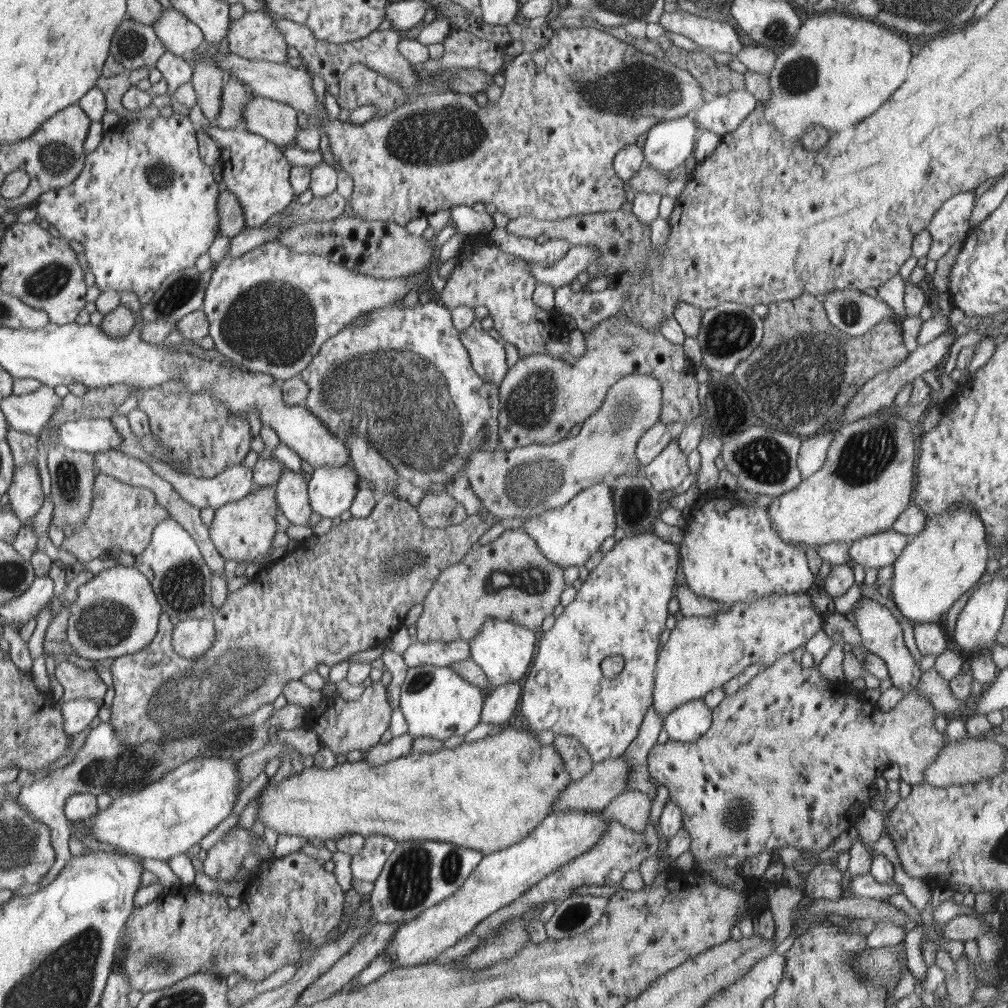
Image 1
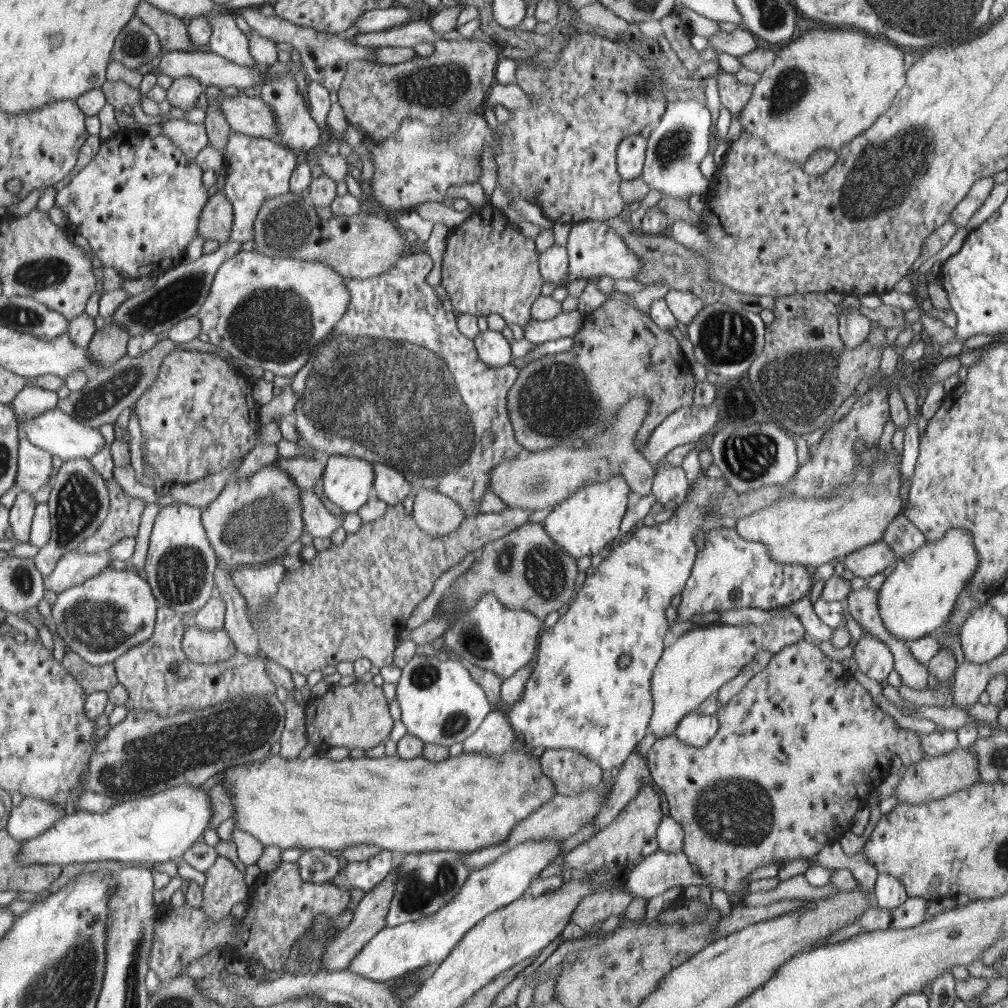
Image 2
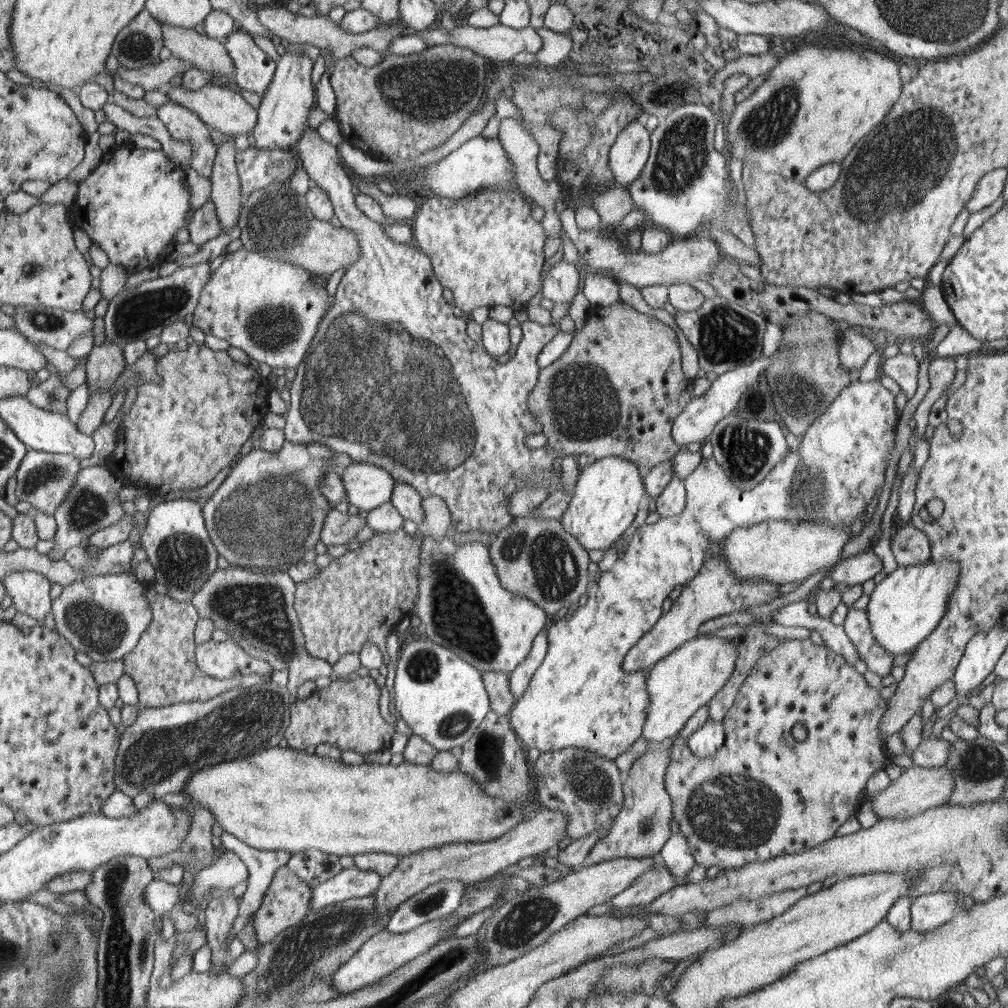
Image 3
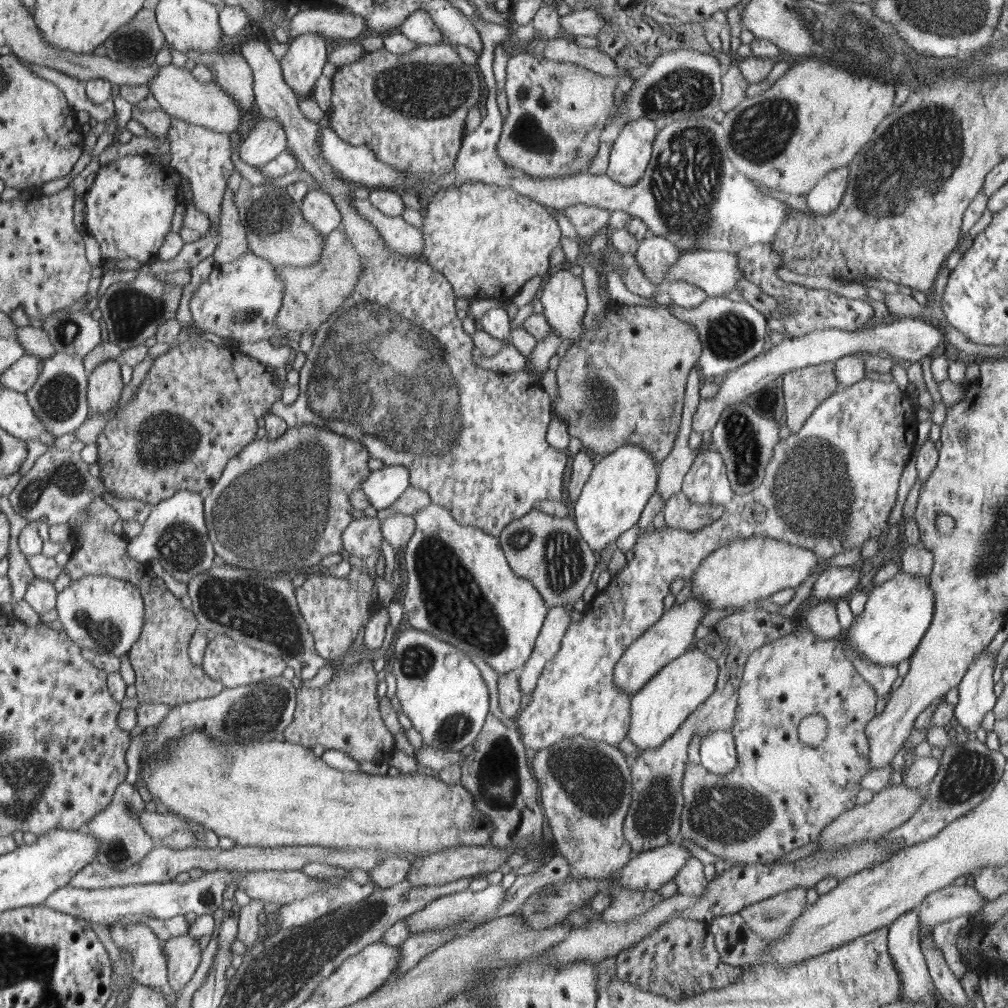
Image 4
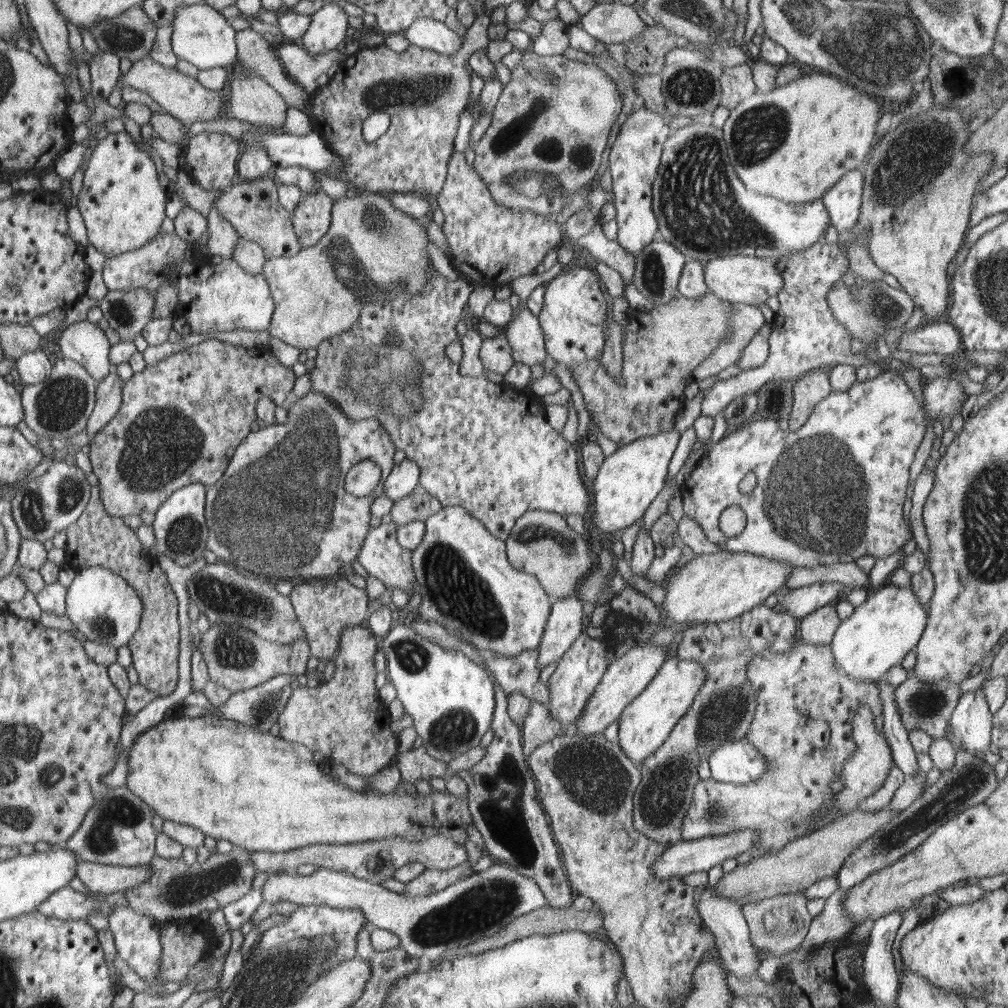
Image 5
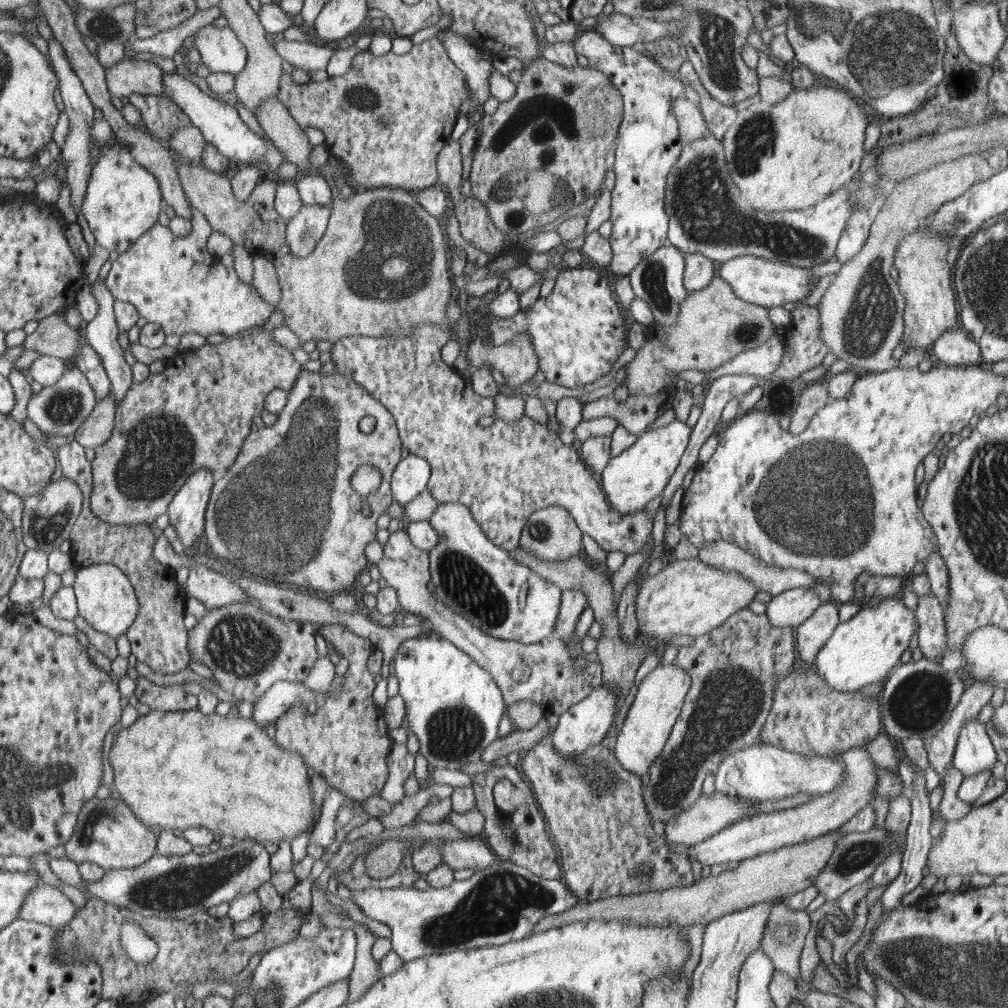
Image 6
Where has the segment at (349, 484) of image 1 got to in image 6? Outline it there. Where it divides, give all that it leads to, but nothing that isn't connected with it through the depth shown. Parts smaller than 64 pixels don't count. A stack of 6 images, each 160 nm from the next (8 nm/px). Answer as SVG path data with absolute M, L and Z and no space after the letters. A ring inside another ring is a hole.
M410 454L402 459L391 478L391 492L395 502L404 506L415 501L427 490L431 478L431 464L420 456Z

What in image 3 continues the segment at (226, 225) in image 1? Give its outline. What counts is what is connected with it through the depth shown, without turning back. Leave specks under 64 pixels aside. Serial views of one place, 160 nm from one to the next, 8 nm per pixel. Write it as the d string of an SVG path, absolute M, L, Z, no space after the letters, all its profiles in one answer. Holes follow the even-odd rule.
M209 200L202 207L194 211L188 224L190 241L194 244L203 245L206 241L219 237L224 233L220 227L218 212L215 210L215 203Z

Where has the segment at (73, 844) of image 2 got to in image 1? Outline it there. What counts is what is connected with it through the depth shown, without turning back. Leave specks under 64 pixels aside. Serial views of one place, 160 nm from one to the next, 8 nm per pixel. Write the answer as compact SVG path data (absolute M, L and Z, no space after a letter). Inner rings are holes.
M200 755L188 762L184 762L176 770L160 778L158 782L151 782L124 792L121 797L114 799L111 804L99 813L85 819L85 834L92 834L98 842L111 844L121 848L123 852L142 858L154 860L168 860L173 856L187 852L191 846L198 844L210 830L214 830L222 820L232 813L236 804L239 790L238 760L214 756L208 758Z

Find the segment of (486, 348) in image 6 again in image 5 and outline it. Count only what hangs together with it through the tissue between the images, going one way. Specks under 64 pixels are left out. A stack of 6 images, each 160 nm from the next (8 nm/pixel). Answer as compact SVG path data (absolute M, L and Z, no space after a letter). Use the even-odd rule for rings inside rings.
M519 306L504 335L511 346L514 363L532 367L546 358L547 350L538 317L527 306Z

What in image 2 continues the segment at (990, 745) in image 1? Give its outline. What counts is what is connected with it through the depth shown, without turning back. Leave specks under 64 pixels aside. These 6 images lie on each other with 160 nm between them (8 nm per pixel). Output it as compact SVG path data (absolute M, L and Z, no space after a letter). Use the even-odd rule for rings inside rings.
M960 746L942 756L926 756L917 763L908 766L904 776L895 787L893 795L896 796L899 803L905 802L906 804L921 804L946 798L952 793L978 782L979 770L977 770L977 766L977 756L970 749Z

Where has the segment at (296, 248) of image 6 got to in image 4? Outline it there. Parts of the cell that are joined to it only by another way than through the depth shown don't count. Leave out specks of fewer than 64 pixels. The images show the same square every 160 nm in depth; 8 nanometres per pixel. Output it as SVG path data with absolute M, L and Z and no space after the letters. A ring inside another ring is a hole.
M309 190L300 201L304 221L316 227L320 234L327 237L334 229L341 226L342 215L334 199L322 190Z

